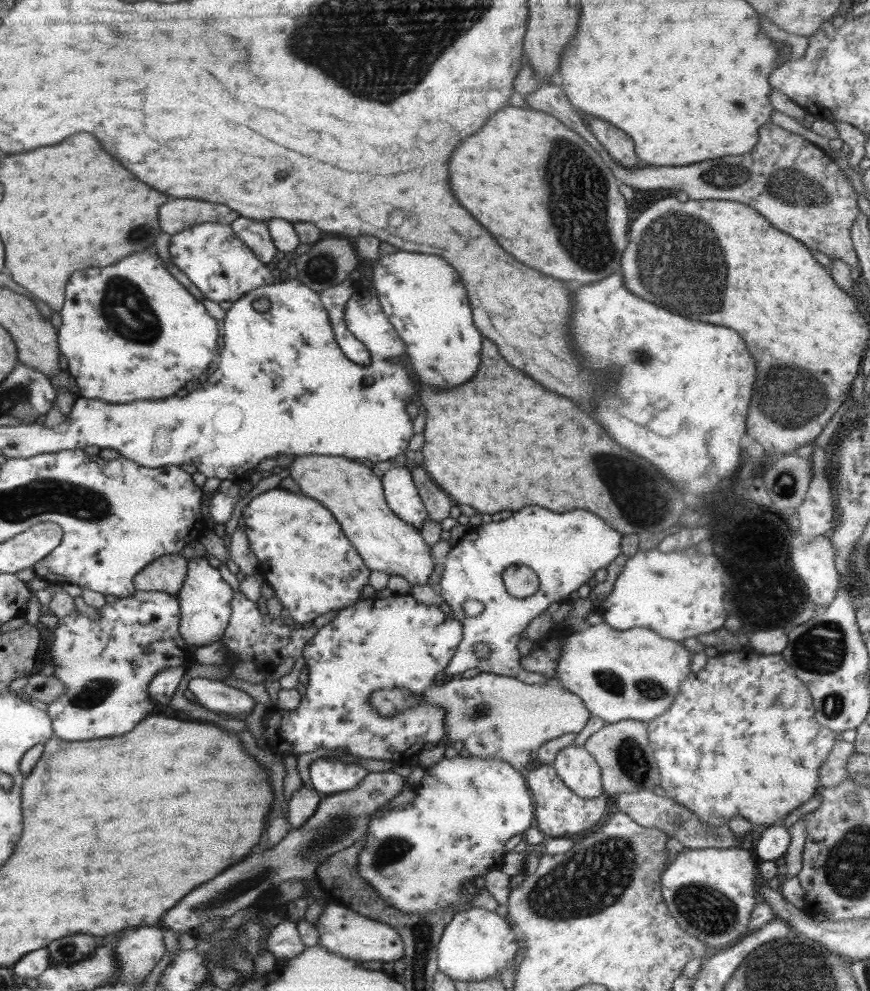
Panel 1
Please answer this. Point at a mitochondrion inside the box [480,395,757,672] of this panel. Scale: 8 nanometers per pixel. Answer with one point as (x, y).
(624, 480)

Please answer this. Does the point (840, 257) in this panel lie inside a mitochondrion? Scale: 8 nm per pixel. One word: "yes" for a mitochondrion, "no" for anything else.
no

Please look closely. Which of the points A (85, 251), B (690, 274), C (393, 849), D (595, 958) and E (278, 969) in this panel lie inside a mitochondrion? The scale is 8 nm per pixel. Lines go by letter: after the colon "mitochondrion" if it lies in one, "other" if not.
A: other
B: mitochondrion
C: mitochondrion
D: other
E: other

